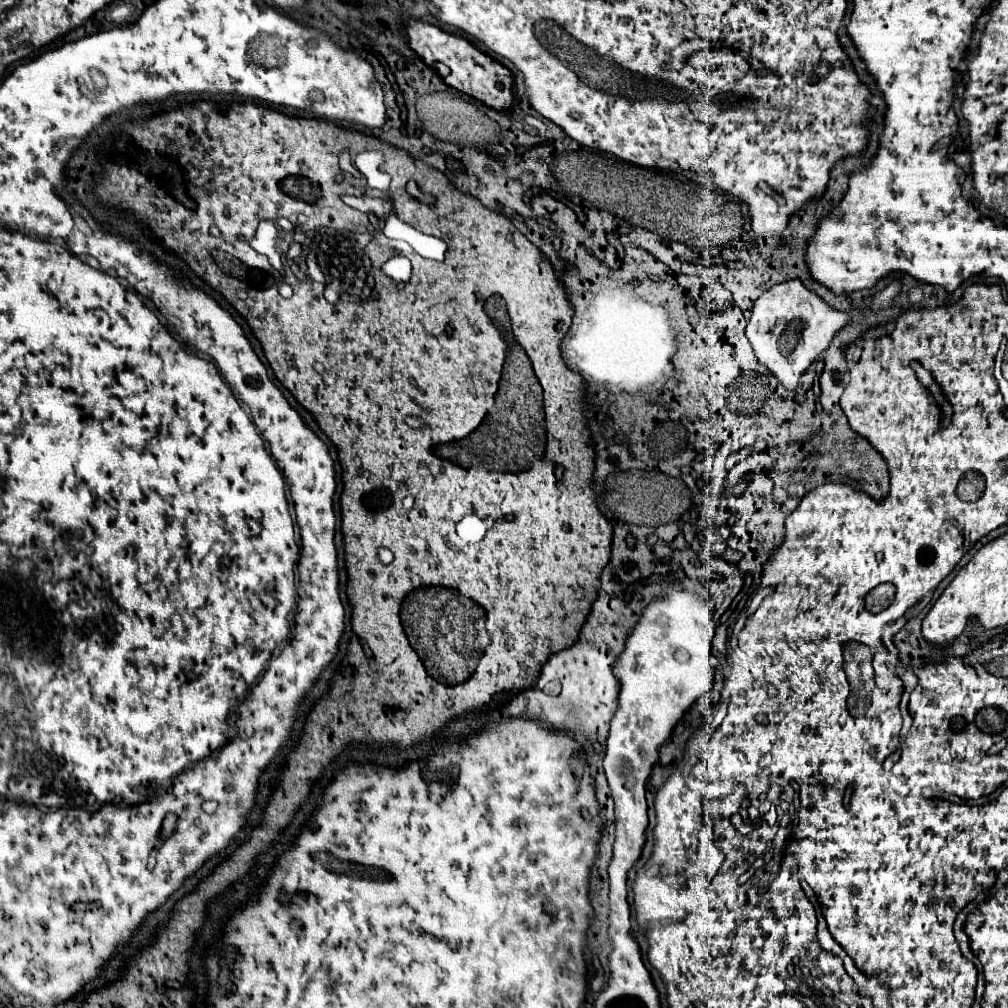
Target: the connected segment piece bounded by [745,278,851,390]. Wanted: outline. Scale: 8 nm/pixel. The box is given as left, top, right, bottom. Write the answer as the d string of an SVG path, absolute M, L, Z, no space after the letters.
M787 280L775 284L759 296L751 310L751 318L745 328L755 358L763 364L779 384L787 390L795 390L799 378L813 364L813 360L829 346L833 336L849 322L847 312L835 312L815 292L807 290L801 280Z

